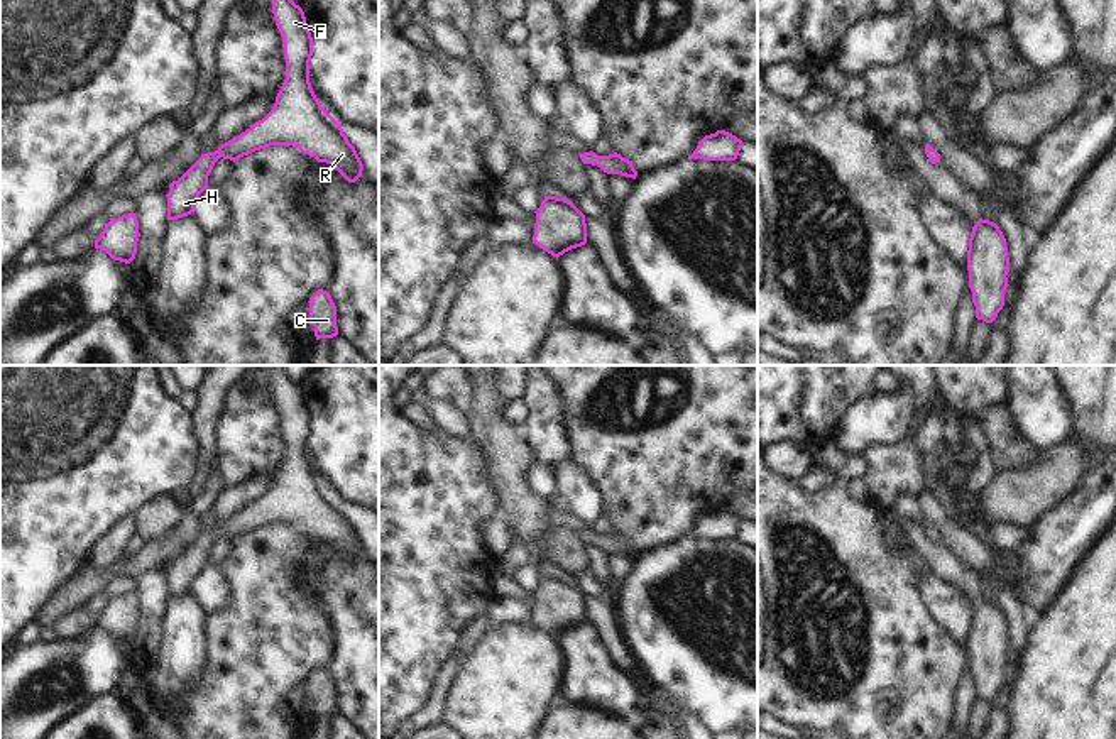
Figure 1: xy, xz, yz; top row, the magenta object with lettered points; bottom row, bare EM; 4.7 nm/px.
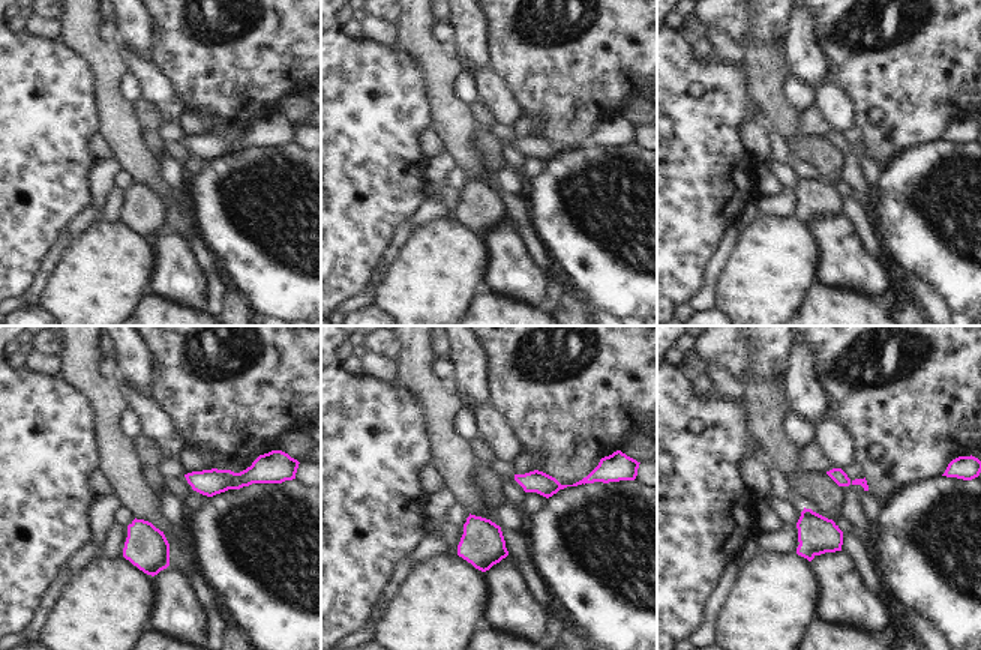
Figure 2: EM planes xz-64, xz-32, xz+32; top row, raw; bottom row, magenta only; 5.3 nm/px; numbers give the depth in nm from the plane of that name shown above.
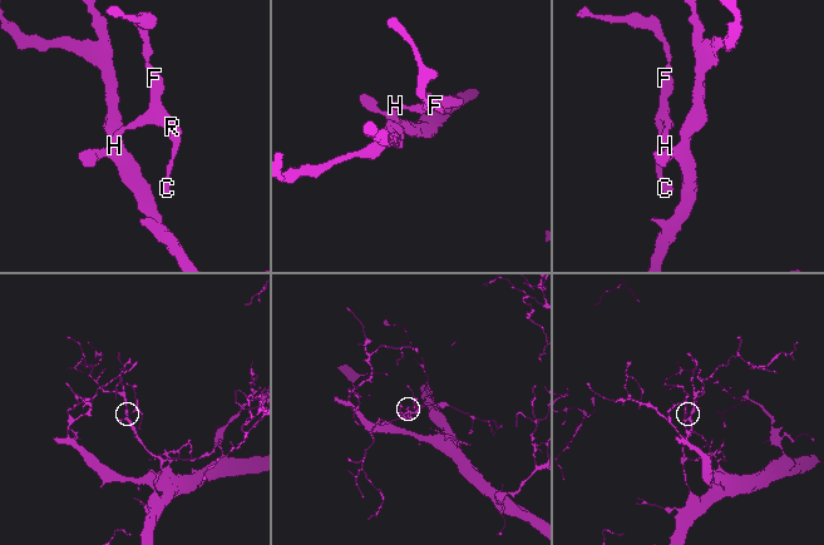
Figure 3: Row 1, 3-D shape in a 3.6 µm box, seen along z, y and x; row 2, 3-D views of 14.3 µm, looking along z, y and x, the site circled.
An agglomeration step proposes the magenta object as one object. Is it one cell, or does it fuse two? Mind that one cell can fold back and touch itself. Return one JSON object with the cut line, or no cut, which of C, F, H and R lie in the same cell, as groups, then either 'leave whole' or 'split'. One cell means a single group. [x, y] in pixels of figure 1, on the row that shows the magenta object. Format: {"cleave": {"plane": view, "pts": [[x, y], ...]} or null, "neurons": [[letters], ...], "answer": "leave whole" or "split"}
{"cleave": null, "neurons": [["C", "F", "H", "R"]], "answer": "leave whole"}

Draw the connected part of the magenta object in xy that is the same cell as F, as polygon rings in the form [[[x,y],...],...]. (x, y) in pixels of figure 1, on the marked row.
[[[272,0],[272,14],[286,59],[286,79],[272,110],[215,152],[201,154],[178,181],[169,184],[167,220],[194,213],[194,203],[208,188],[208,176],[220,157],[235,162],[271,145],[293,145],[318,162],[331,164],[348,183],[362,176],[364,164],[355,147],[311,88],[313,37],[303,8],[293,0]]]

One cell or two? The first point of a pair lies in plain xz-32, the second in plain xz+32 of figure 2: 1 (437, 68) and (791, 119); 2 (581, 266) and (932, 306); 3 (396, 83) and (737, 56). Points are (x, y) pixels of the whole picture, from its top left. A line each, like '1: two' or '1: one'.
1: one
2: two
3: two

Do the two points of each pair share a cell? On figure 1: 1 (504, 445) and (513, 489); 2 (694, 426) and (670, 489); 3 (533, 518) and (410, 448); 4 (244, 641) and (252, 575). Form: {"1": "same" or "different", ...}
{"1": "same", "2": "same", "3": "different", "4": "same"}

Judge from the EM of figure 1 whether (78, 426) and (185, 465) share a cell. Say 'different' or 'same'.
same

